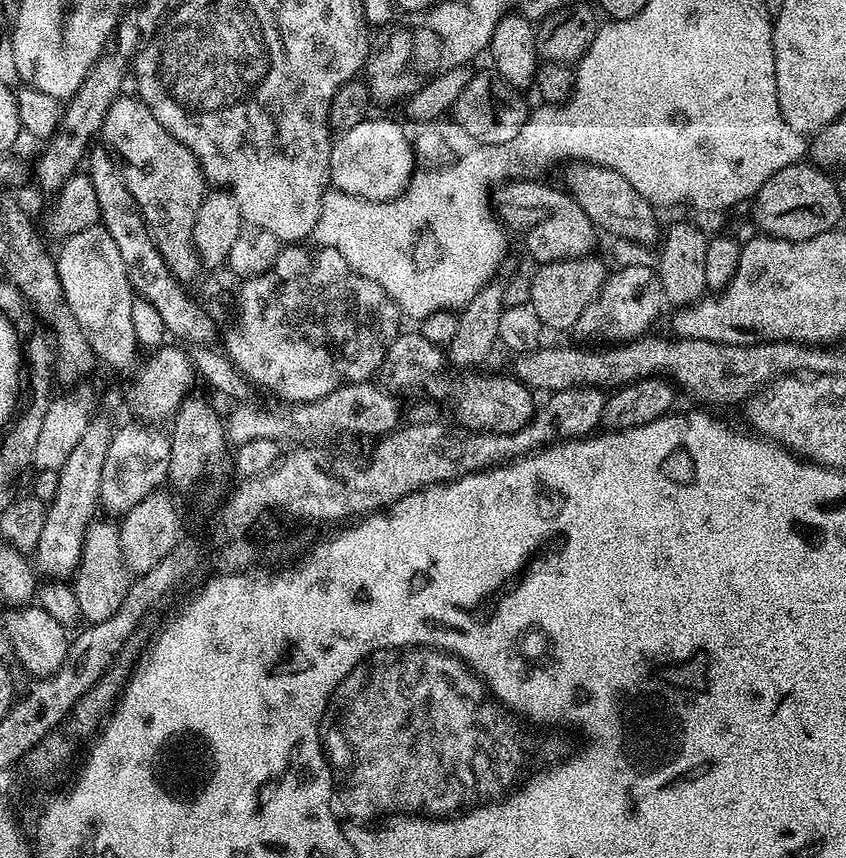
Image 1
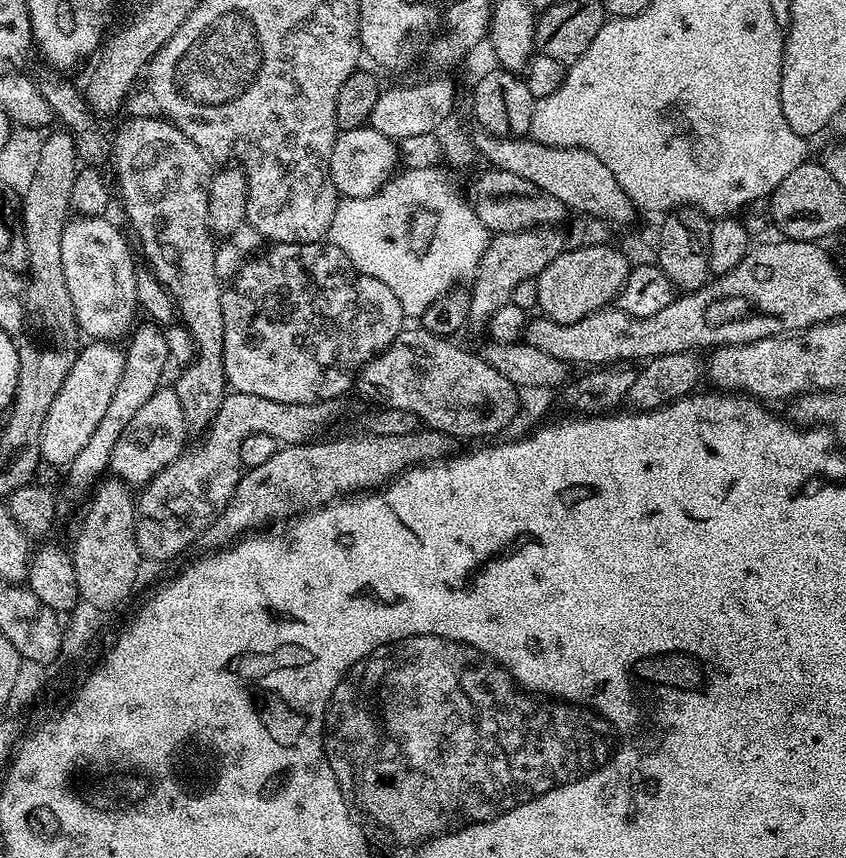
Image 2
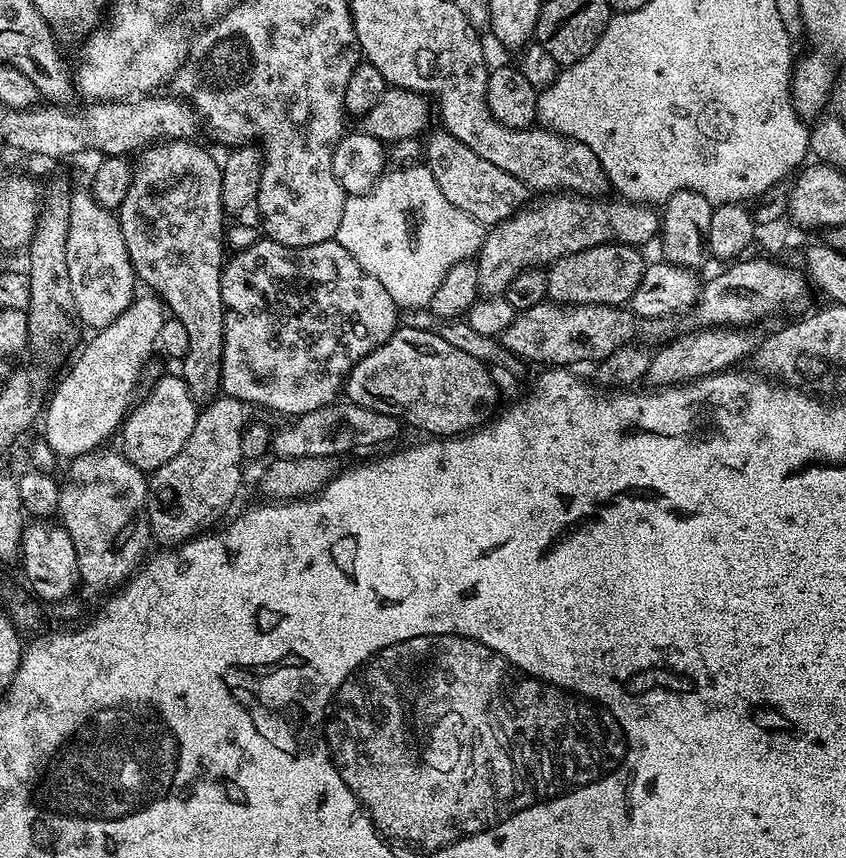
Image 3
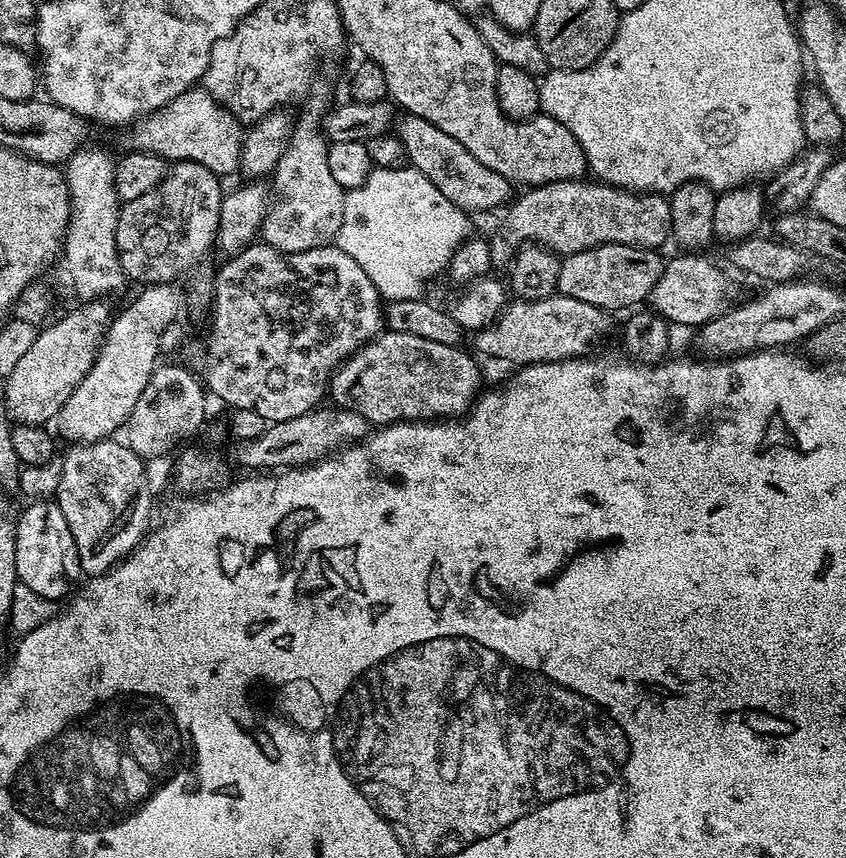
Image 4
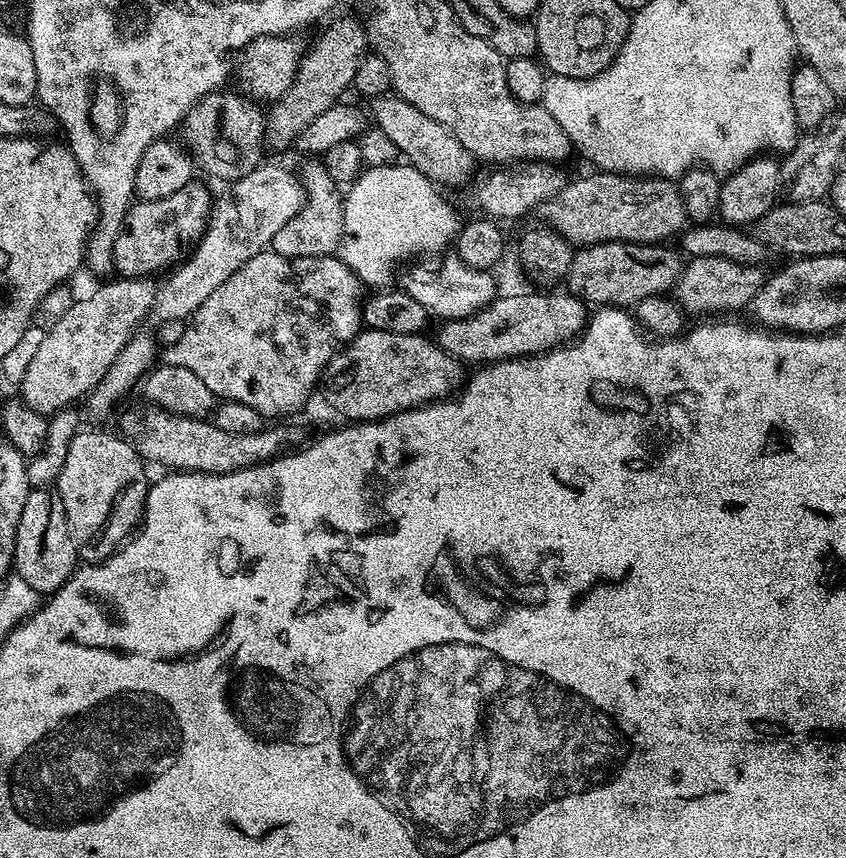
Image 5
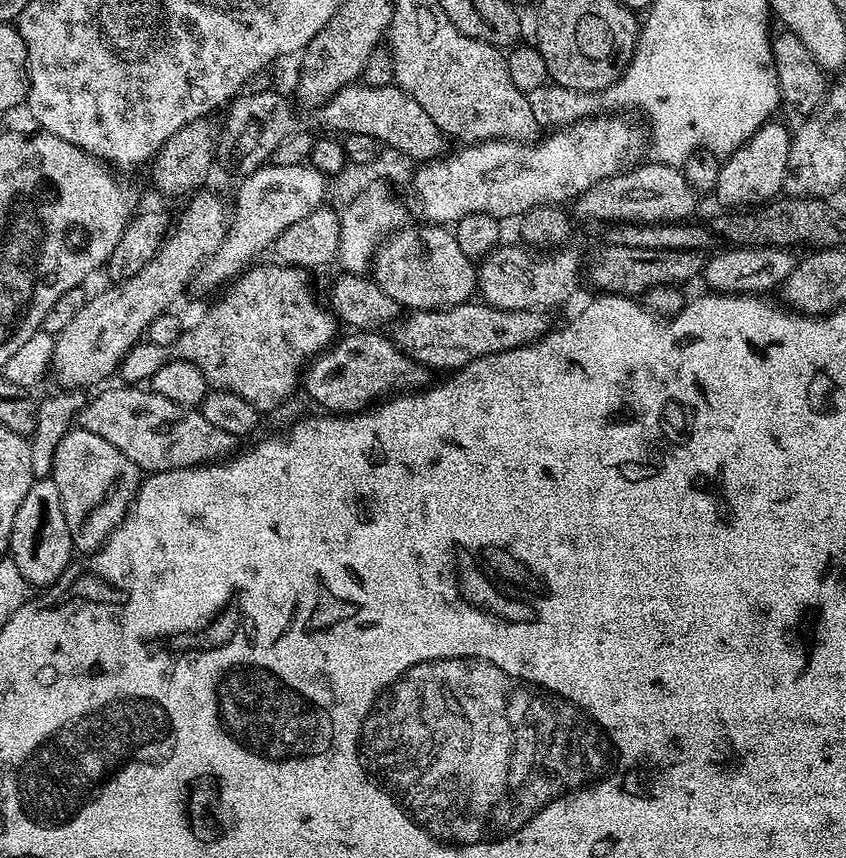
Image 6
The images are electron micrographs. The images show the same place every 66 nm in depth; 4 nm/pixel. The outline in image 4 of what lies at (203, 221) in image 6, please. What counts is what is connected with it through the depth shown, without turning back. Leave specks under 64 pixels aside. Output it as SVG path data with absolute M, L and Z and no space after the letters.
M100 298L81 303L81 308L70 309L65 316L58 317L56 321L53 319L37 331L34 346L26 350L14 370L6 373L5 380L8 381L2 388L2 394L6 398L9 421L46 422L44 420L55 421L59 417L66 398L74 394L78 382L82 382L90 366L94 366L96 353L108 333L110 313L104 304L107 303Z

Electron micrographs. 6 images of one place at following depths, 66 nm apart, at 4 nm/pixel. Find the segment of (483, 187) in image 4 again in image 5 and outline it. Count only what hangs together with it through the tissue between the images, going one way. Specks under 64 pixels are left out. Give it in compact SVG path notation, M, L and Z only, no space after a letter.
M395 94L375 97L371 104L371 123L394 142L399 155L427 180L440 186L449 184L450 187L456 188L459 184L467 185L473 179L472 171L478 167L477 161L465 150L462 142L458 142L458 138L454 138L454 134L450 134L446 126L434 122L430 114L422 114L418 106L410 106L410 102Z

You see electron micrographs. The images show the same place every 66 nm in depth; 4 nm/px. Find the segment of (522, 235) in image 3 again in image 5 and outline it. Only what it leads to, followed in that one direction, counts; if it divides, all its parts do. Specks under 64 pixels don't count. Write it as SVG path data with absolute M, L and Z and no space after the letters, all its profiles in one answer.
M599 170L591 173L593 176L580 176L577 180L572 179L565 183L564 187L552 196L545 200L538 209L539 219L547 224L550 228L555 228L560 235L568 239L569 244L573 246L587 246L590 244L608 244L611 240L622 240L625 244L664 244L671 238L679 237L680 233L684 231L686 225L689 223L688 211L684 205L684 195L680 193L679 187L673 181L665 180L658 176L619 176L617 172L601 172Z

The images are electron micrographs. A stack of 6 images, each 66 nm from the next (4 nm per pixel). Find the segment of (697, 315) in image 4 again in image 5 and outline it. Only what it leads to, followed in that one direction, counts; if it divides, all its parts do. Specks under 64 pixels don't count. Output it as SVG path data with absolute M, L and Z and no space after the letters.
M693 256L681 267L680 279L674 285L674 299L685 313L736 314L739 308L747 309L766 281L763 267L739 264L726 258Z

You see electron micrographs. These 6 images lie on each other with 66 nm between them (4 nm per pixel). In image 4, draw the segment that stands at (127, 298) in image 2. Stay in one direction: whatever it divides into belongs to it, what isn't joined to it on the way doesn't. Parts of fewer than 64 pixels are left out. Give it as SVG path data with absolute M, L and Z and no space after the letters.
M85 146L78 149L67 160L63 169L64 180L68 183L68 193L72 199L72 216L68 220L68 233L64 238L62 250L63 263L68 263L68 272L72 275L72 284L76 292L85 301L97 298L108 298L111 292L119 290L126 284L126 277L122 266L118 262L118 246L116 245L116 231L118 230L118 214L122 201L116 196L116 160L104 148Z

